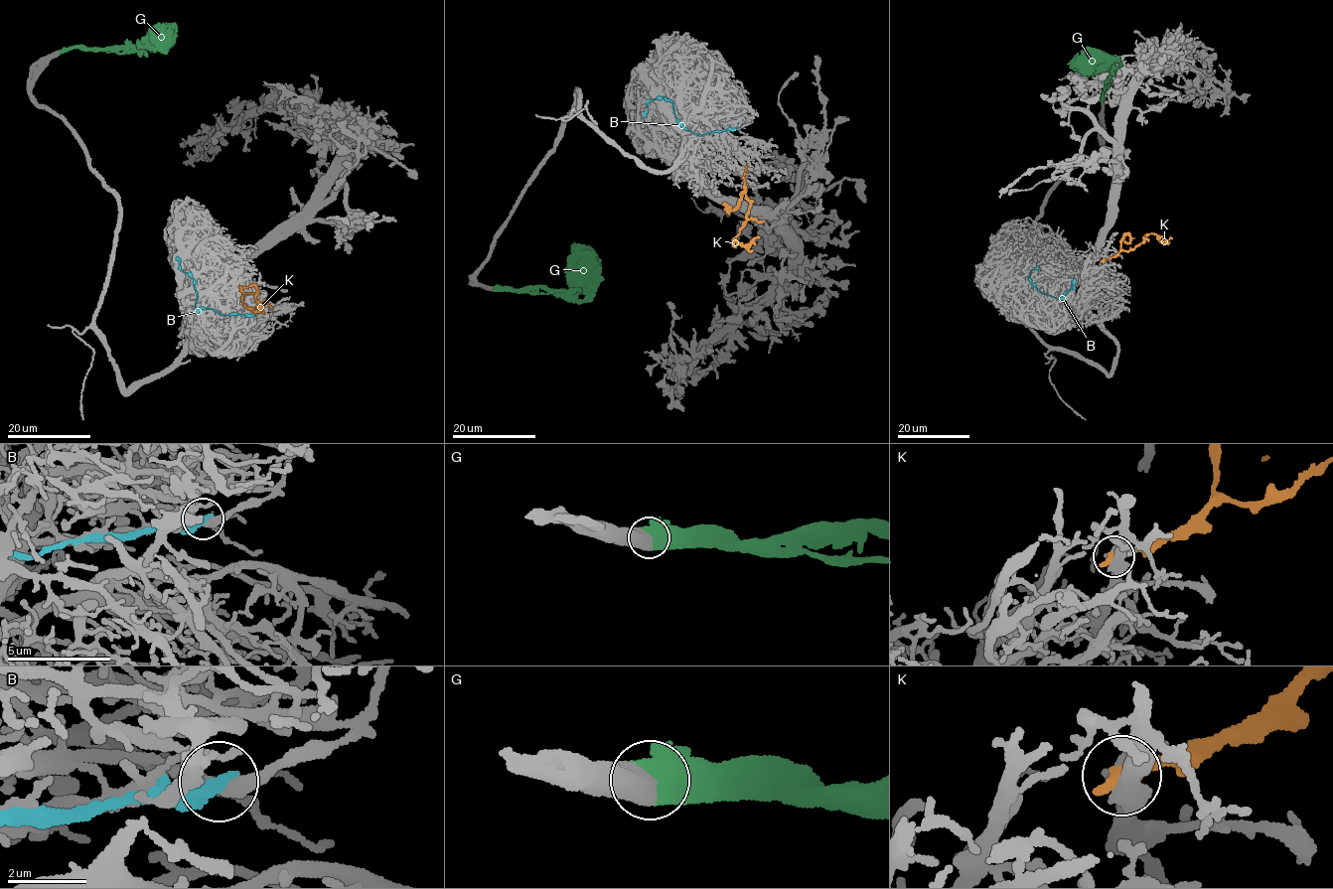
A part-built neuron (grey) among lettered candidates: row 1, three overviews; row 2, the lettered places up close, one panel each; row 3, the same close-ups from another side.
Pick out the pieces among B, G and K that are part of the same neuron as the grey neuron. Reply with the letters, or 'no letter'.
G

